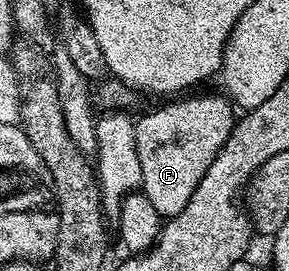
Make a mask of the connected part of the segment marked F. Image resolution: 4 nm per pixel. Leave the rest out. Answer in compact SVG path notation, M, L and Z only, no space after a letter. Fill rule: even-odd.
M198 94L195 98L178 96L167 101L170 102L167 106L150 110L135 121L136 152L142 169L140 190L152 200L152 208L156 208L163 219L174 218L184 204L188 204L208 164L212 164L216 152L220 152L224 140L228 140L232 132L235 107L229 97L219 94Z

